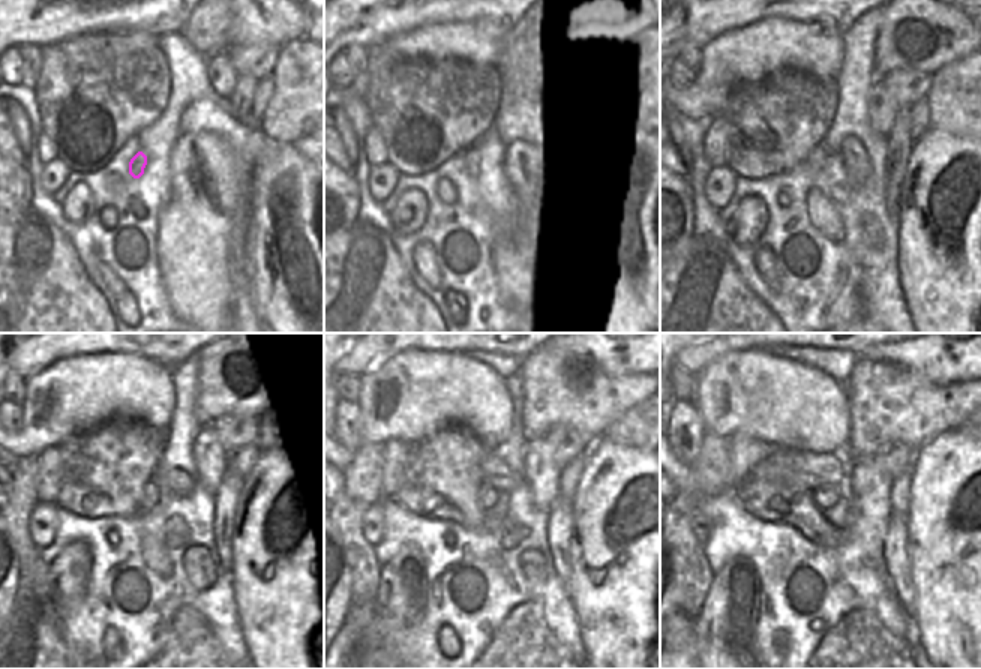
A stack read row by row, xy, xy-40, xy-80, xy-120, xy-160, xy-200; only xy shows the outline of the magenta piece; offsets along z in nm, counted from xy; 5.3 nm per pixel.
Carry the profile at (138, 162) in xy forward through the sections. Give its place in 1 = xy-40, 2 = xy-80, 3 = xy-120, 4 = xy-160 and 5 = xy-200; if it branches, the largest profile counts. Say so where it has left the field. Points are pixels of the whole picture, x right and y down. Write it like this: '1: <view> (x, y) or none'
1: xy-40 (473, 152)
2: xy-80 (816, 158)
3: xy-120 (152, 492)
4: xy-160 (488, 495)
5: xy-200 (824, 497)

